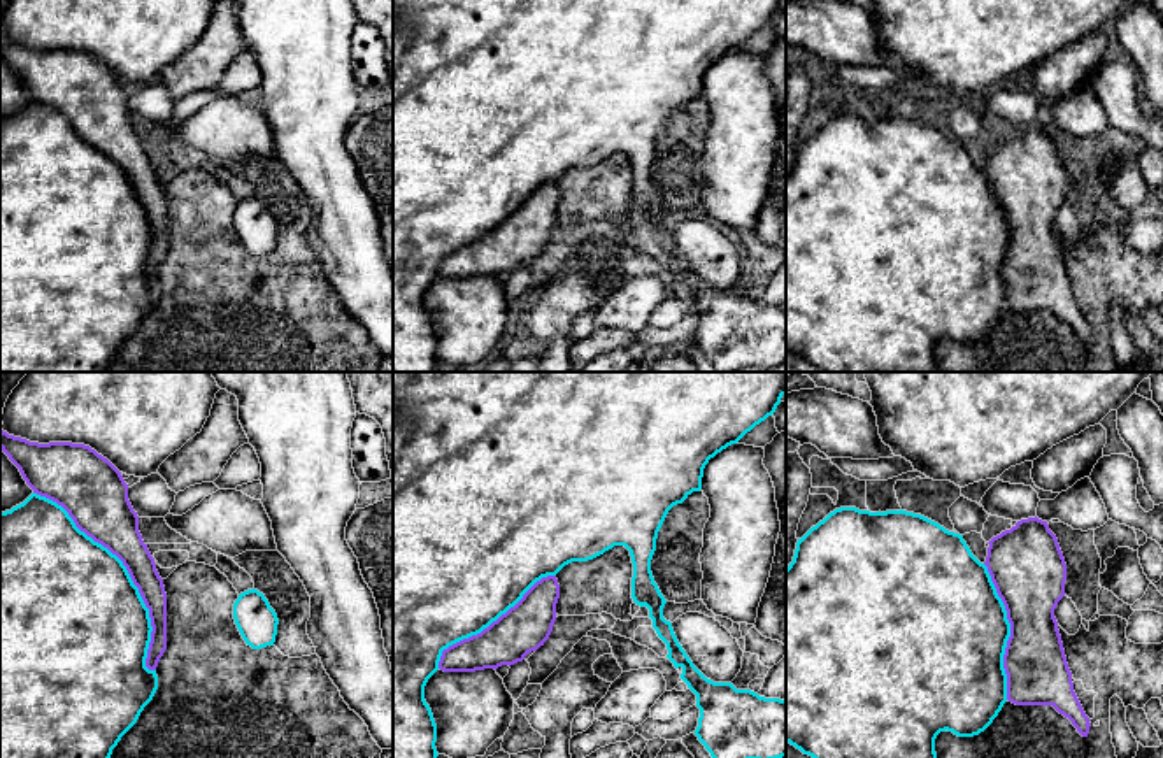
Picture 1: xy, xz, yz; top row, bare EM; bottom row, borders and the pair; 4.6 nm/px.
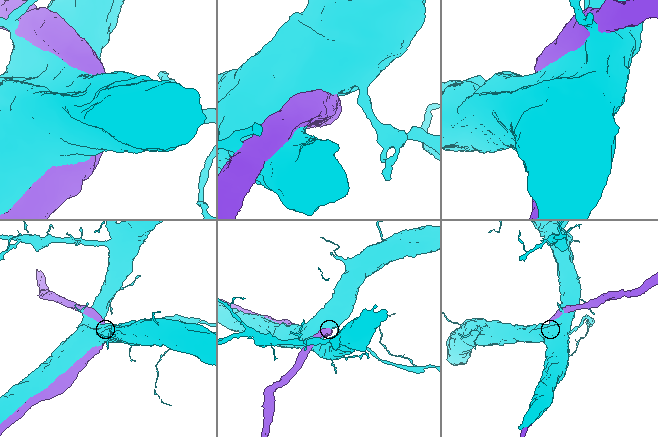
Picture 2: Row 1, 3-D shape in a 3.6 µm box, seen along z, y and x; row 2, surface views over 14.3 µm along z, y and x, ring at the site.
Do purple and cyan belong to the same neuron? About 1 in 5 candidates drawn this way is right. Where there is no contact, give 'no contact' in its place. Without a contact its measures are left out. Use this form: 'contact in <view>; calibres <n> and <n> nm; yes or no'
contact in xy; calibres 220 and 500 nm; no

